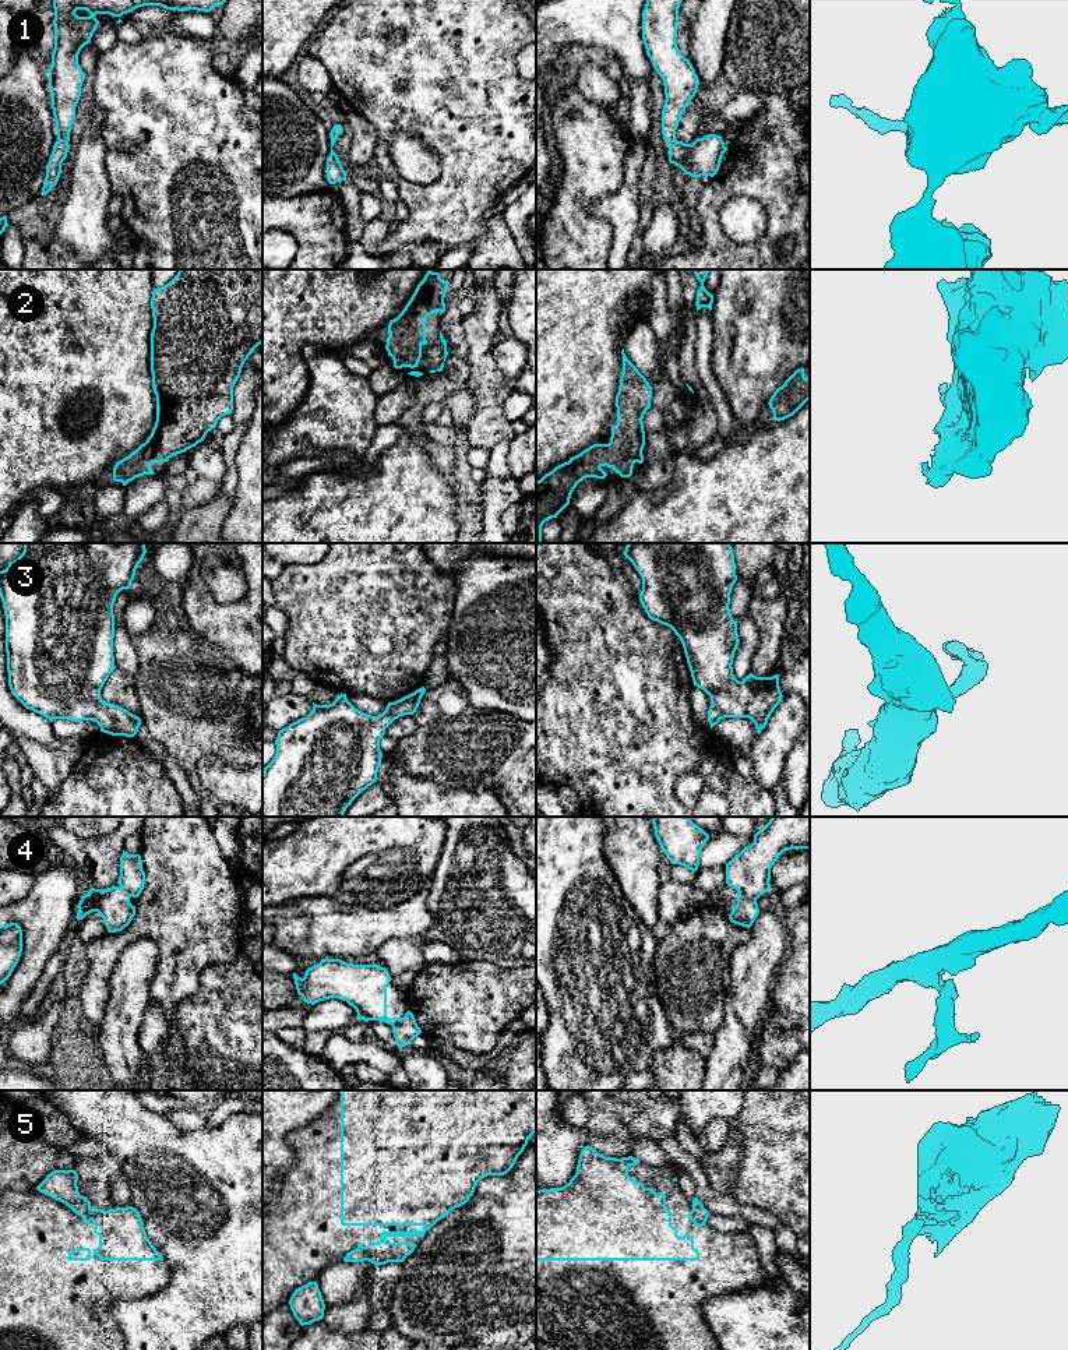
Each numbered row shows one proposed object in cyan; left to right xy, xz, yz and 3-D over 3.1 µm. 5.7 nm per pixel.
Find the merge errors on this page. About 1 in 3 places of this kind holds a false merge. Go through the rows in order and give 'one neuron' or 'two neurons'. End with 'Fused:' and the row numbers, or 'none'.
1: one neuron
2: one neuron
3: one neuron
4: two neurons
5: two neurons
Fused: 4, 5

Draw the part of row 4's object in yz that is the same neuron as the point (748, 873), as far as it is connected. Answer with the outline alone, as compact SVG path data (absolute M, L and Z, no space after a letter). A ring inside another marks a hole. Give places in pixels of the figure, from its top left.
M772 817L754 842L726 864L726 884L757 900L771 888L775 861L792 849L810 849L810 817Z

